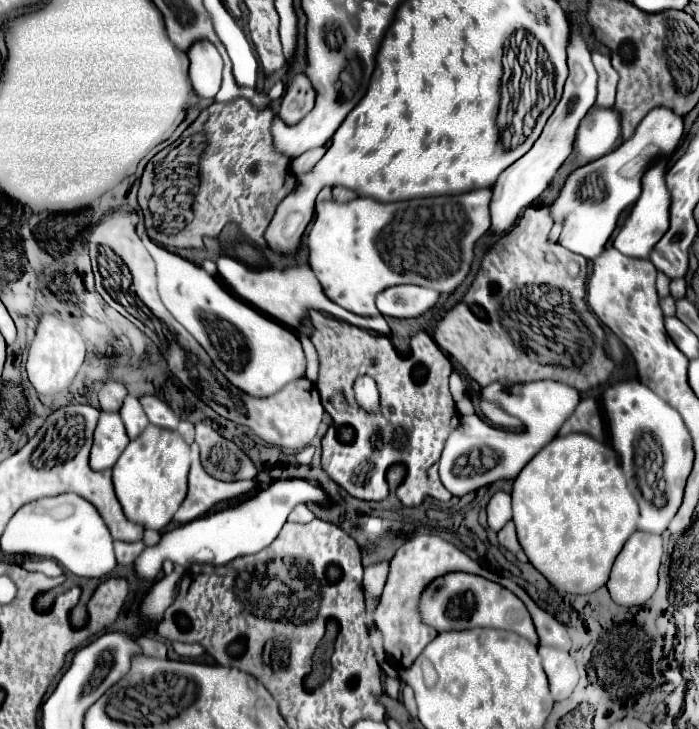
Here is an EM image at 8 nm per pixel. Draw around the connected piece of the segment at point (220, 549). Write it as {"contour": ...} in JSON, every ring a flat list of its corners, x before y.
{"contour":[[277,480,269,488,259,490,257,496,253,496,249,500,243,500,225,510,195,518,183,526,177,526,177,528,165,532,155,546,147,546,137,556,135,574,141,580,155,580,157,574,161,572,161,566,165,560,173,560,185,568,189,568,191,564,223,566,237,556,257,554,259,550,263,550,277,538,289,512,299,502,315,502,315,504,327,506,329,498,321,486,311,484,309,480]]}

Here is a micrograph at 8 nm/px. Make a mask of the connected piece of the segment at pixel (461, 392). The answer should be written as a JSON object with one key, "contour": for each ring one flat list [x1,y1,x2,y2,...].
{"contour":[[453,372,453,374,451,374,451,382,449,382,449,384,451,384,451,394,453,394,455,402,467,396,467,390,465,390,465,384,463,384,463,380,461,380,461,376,459,376,457,372]]}

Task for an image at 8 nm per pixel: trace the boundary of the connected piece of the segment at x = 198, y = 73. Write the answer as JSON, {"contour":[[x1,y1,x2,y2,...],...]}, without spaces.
{"contour":[[208,40,196,41,189,50,189,78,193,90,201,98,213,98,221,86,223,60,217,48]]}

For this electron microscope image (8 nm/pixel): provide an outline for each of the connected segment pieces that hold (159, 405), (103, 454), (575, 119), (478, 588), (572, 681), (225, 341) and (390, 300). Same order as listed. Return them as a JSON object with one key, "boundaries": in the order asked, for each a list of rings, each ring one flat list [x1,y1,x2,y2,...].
{"boundaries":[[[141,396,139,402,151,424,167,428,167,430,177,430,179,418,173,414,173,410,163,400,159,400,157,396]],[[101,412,97,428,95,428,95,436,93,436,91,468,93,470,111,468,127,444,129,444,129,438,125,434,119,414,117,412]],[[571,36,567,52,569,52,569,60,567,60,569,78,565,82,565,92,563,92,561,102,557,104,555,112,547,120,547,124,545,124,541,136,535,140,533,148,525,156,521,156,517,162,513,162,507,170,503,170,501,176,497,178,495,186,491,188,493,198,491,198,491,228,489,228,489,232,493,236,499,236,499,234,511,230,515,226,517,218,521,216,521,212,527,206,531,206,531,202,537,200,539,194,551,184,557,168,573,152,573,142,575,142,579,122,589,112,589,108,595,104,597,72,595,72,595,66,591,62,591,54,589,54,583,38]],[[449,572,445,576,435,578,421,592,419,614,421,614,421,620,427,626,435,628,437,632,487,626,487,628,503,628,503,630,517,632,519,636,537,644,537,634,535,634,535,628,533,628,533,622,525,604,517,596,513,596,507,588,477,574]],[[541,646,539,654,543,658,543,670,549,678,549,688,551,688,553,700,569,698,579,680,575,660,569,656,569,652,551,648,551,646]],[[213,276,209,284,159,284,159,294,167,310,199,340,213,364,239,390,251,396,271,396,285,384,305,378,307,358,297,334,229,294]],[[399,284,377,294,377,310,393,318,417,318,435,306,439,292,413,284]]]}

